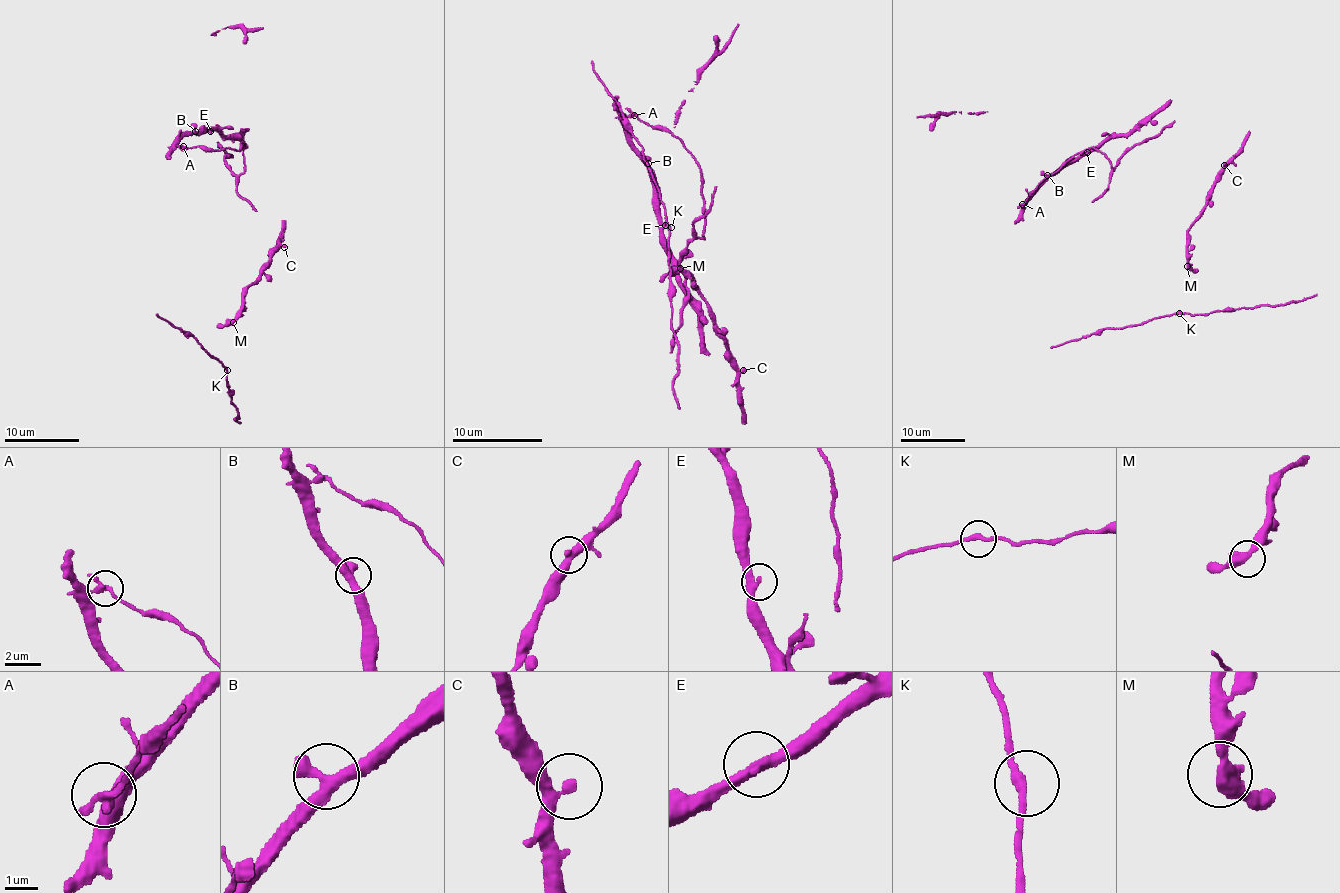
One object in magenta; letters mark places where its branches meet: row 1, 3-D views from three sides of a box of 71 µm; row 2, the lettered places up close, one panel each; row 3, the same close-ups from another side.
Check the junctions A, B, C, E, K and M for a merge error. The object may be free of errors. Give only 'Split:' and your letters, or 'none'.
Split: A

